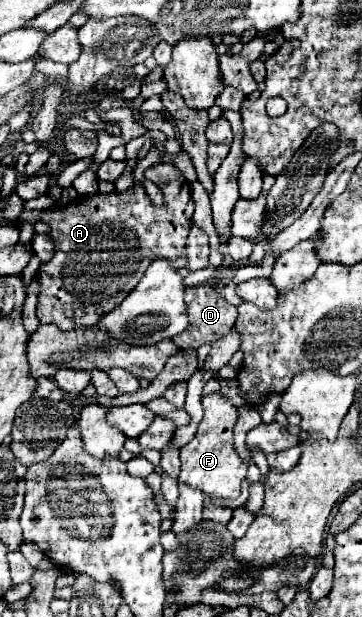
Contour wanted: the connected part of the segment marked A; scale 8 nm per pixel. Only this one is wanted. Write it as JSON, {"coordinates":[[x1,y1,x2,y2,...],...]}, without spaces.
{"coordinates":[[173,164,147,168,145,178,163,190,163,208,151,206,143,184,135,182,125,192,77,198,65,208,21,212,17,224,43,220,49,224,49,236,55,244,53,260,41,264,37,272,37,318,41,324,55,324,61,330,93,326,107,310,119,306,153,260,163,258,175,268,185,266,185,242,191,232,191,220,185,218,183,210,191,198,189,182]]}

